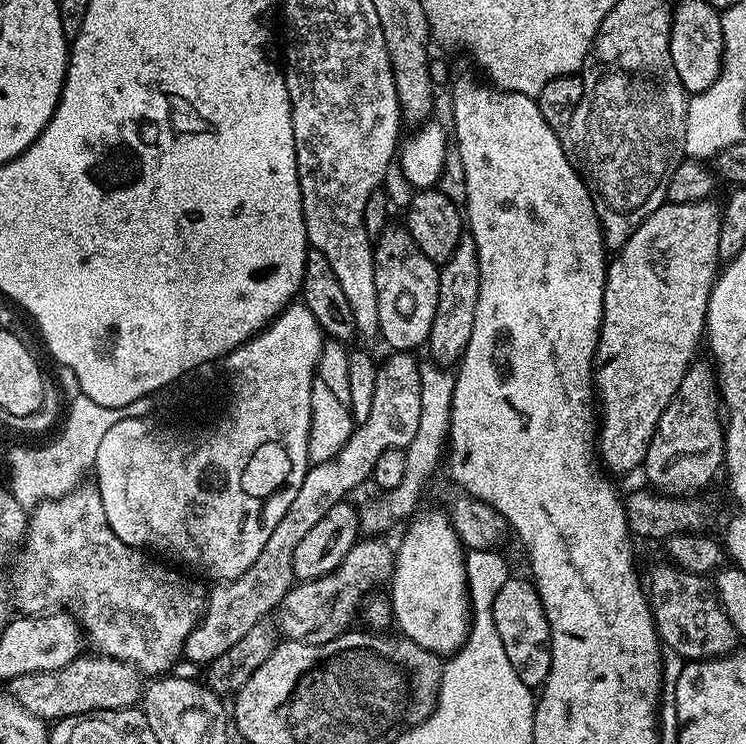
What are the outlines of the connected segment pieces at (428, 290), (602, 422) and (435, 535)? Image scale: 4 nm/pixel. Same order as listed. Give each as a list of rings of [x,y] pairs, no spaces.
[[[389,226],[375,237],[372,250],[374,258],[374,286],[378,290],[378,322],[380,323],[379,335],[392,350],[416,350],[416,347],[427,345],[430,326],[434,322],[434,310],[438,306],[438,278],[440,269],[410,238],[407,227]]]
[[[711,199],[690,202],[689,204],[669,204],[666,202],[661,208],[654,210],[654,214],[647,216],[634,230],[634,234],[630,234],[628,241],[611,257],[608,277],[604,280],[604,309],[600,323],[600,337],[594,357],[594,396],[598,401],[598,460],[609,473],[632,472],[635,468],[637,471],[643,465],[646,450],[652,439],[656,437],[656,427],[666,406],[670,406],[670,402],[676,397],[678,386],[682,386],[682,378],[686,374],[688,365],[697,359],[696,347],[699,344],[701,347],[702,339],[706,334],[704,322],[712,286],[716,283],[718,269],[722,264],[718,254],[718,230],[720,229],[722,208],[719,203],[712,203]]]
[[[443,511],[423,512],[407,521],[408,529],[400,545],[394,548],[390,577],[392,619],[395,627],[409,640],[418,642],[418,646],[437,654],[451,654],[462,647],[468,637],[470,601],[464,573],[466,549]]]

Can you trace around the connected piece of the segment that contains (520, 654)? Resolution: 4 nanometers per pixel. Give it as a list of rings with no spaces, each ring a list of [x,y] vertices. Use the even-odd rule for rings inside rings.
[[[510,578],[498,595],[494,598],[494,627],[502,637],[502,646],[506,650],[506,658],[510,658],[510,666],[526,686],[539,689],[550,674],[552,661],[552,635],[540,595],[536,593],[536,585],[531,579],[516,580]]]

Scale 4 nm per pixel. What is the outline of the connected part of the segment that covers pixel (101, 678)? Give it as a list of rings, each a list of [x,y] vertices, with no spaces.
[[[81,654],[58,670],[14,676],[10,687],[11,695],[23,708],[46,722],[55,722],[67,716],[133,707],[141,699],[146,684],[133,664],[99,654]]]

